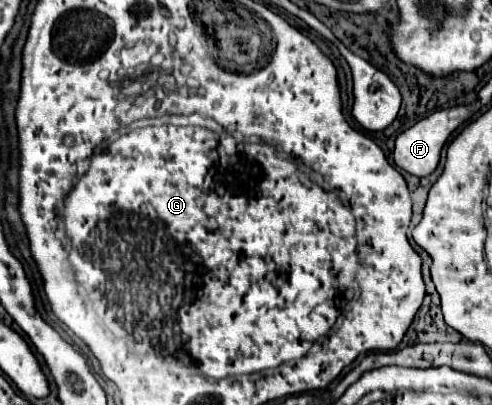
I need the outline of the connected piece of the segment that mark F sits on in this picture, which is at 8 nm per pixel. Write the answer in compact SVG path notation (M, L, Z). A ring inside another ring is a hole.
M468 107L442 109L442 111L432 113L432 115L426 117L426 119L418 121L418 123L412 125L410 129L406 129L404 133L400 133L400 135L396 137L396 147L394 147L394 153L392 153L394 163L396 163L400 169L404 169L404 171L408 171L408 173L412 173L412 175L416 175L416 177L426 177L426 175L430 175L430 173L438 167L440 151L442 151L444 143L448 141L448 137L450 137L464 121L468 121L468 117L470 117L468 113L472 115L472 109L468 109Z

